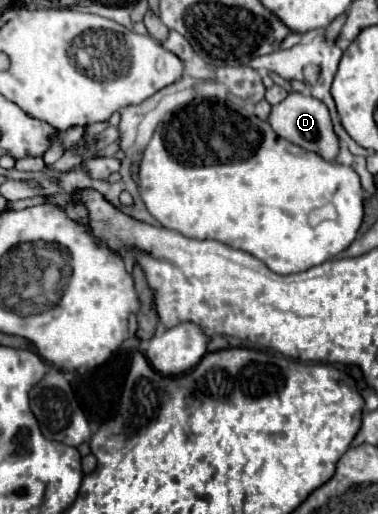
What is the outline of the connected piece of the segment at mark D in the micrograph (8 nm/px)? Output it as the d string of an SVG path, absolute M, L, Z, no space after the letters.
M291 91L281 103L273 105L267 121L281 137L291 141L293 145L299 145L299 147L303 147L307 151L313 151L313 153L321 155L327 161L333 161L337 157L337 153L339 153L339 141L337 141L337 135L333 131L329 111L325 109L325 105L321 101L313 99L311 95Z

